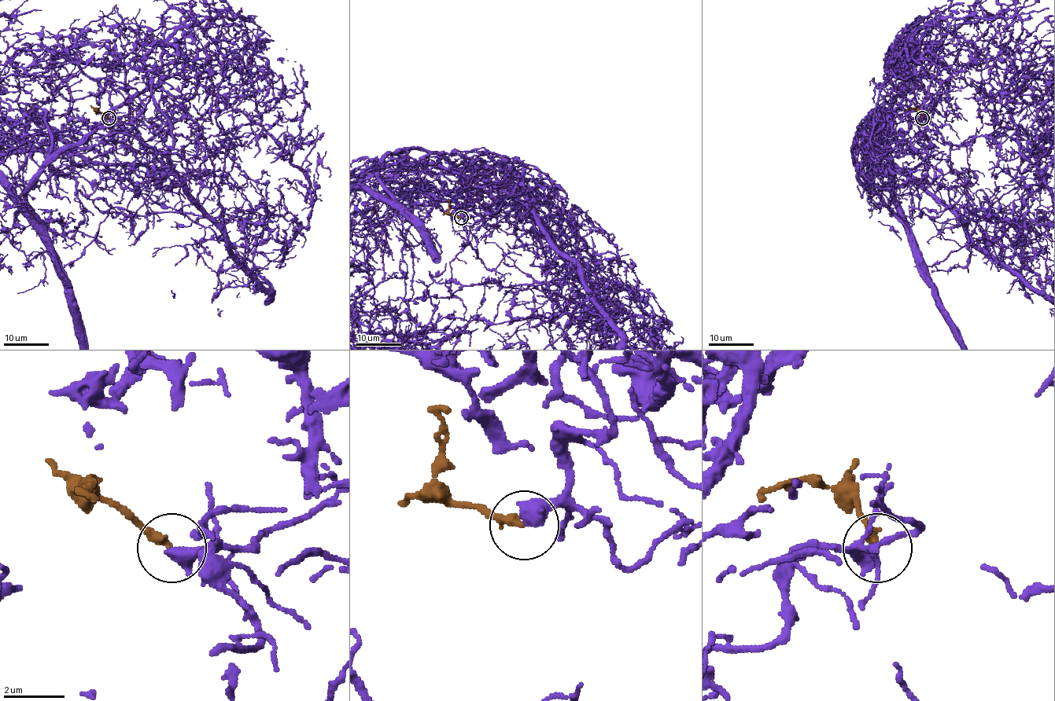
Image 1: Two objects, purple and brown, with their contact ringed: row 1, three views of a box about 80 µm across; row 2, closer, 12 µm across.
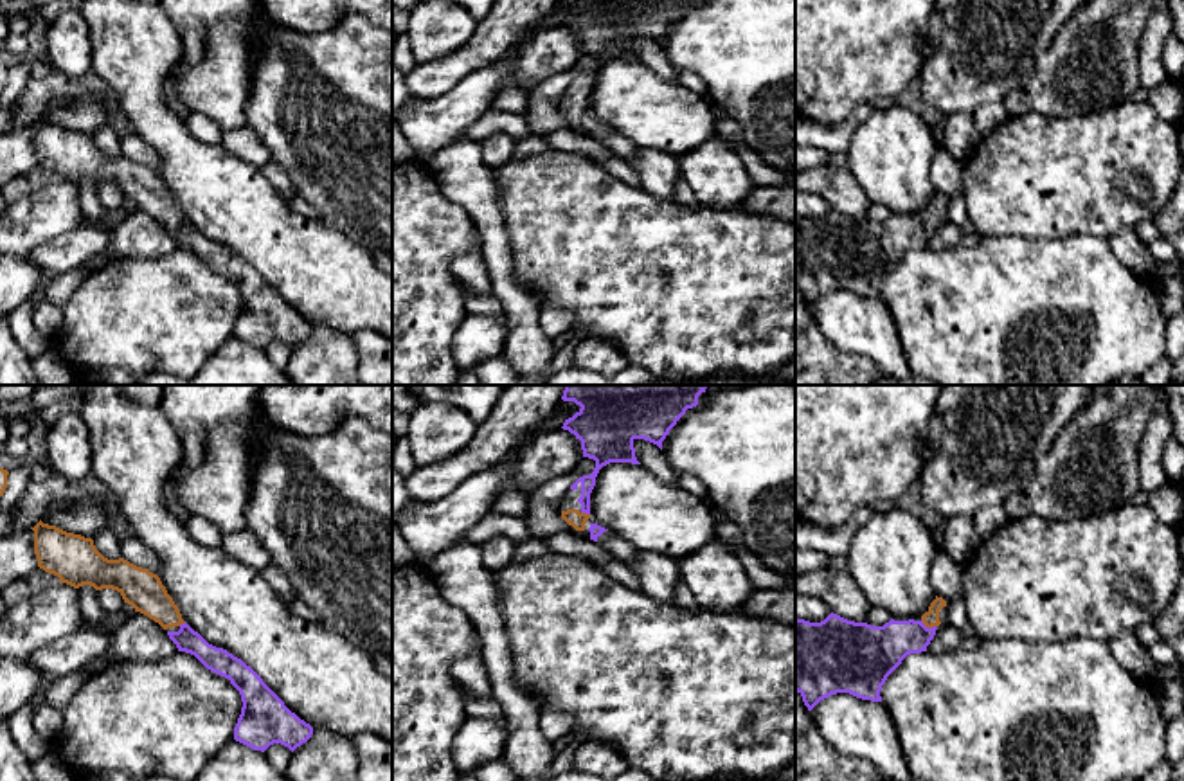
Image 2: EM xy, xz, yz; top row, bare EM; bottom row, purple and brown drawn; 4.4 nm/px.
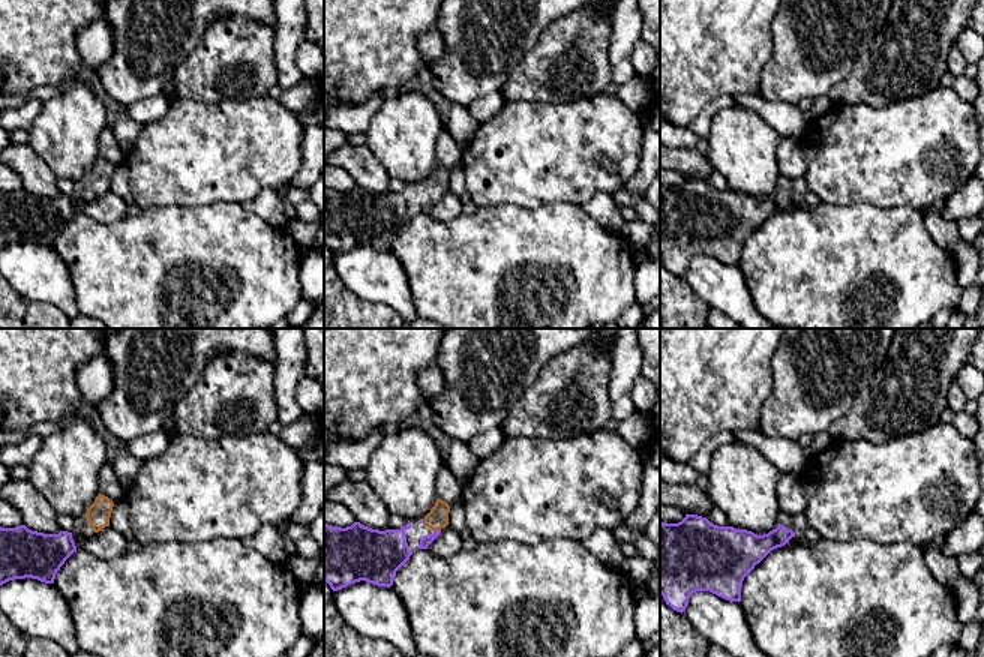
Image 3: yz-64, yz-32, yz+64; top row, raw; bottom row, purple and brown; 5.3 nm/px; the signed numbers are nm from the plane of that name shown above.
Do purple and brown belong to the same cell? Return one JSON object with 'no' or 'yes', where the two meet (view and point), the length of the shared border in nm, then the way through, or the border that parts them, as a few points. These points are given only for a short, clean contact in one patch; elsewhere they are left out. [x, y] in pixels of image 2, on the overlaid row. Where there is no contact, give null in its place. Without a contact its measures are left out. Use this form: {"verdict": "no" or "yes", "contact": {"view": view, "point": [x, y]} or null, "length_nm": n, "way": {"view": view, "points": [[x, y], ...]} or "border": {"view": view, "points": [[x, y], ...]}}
{"verdict": "yes", "contact": {"view": "yz", "point": [925, 627]}, "length_nm": 70, "way": {"view": "yz", "points": [[877, 652], [925, 627], [931, 618]]}}

